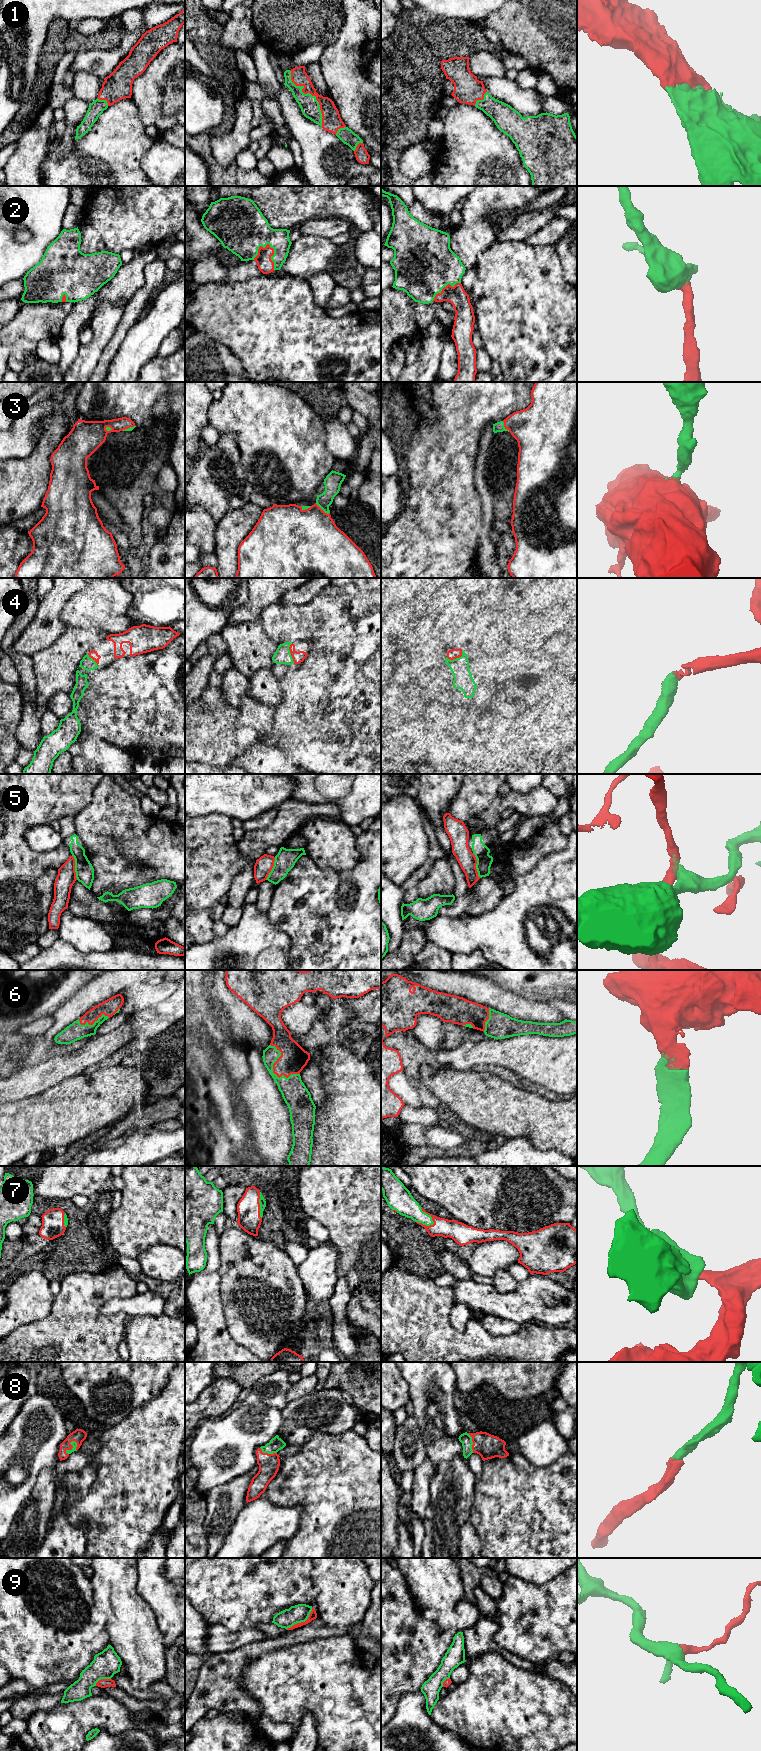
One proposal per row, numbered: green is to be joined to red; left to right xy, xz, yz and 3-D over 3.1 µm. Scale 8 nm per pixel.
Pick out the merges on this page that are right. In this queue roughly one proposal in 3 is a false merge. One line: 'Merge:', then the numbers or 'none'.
Merge: 1, 2, 3, 4, 6, 7, 8

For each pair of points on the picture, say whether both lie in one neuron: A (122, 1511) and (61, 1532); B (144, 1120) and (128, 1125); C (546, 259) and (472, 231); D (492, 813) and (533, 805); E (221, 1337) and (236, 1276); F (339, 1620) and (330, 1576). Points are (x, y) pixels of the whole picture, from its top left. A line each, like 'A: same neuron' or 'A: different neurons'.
A: different neurons
B: same neuron
C: different neurons
D: same neuron
E: different neurons
F: same neuron

